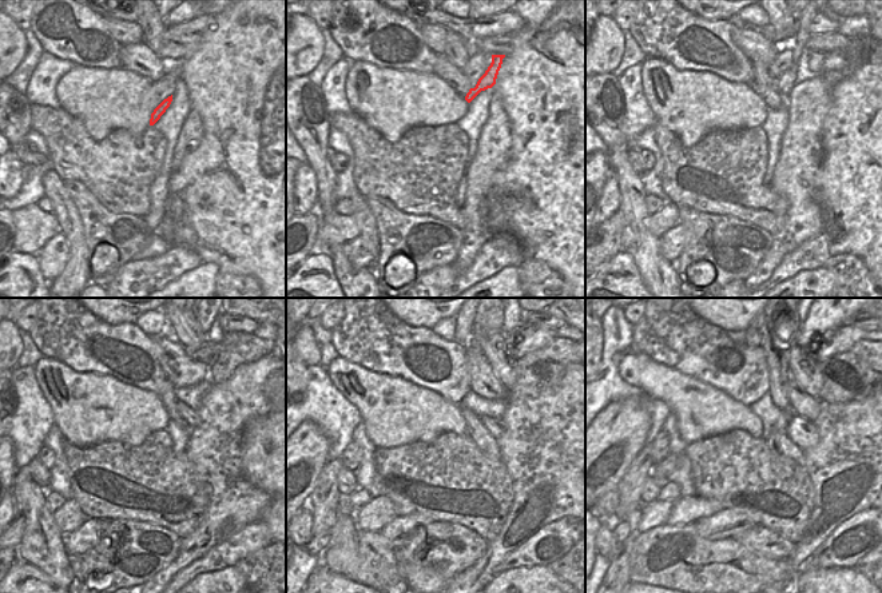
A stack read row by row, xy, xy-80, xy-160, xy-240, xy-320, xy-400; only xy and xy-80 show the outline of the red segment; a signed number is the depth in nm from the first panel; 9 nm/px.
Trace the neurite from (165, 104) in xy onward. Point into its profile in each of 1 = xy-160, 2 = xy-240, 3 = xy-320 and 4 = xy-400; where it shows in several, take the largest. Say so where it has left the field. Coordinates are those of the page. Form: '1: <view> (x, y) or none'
1: xy-160 (787, 79)
2: xy-240 (205, 325)
3: none
4: none

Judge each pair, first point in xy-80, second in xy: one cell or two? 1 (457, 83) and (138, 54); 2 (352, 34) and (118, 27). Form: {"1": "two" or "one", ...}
{"1": "one", "2": "two"}

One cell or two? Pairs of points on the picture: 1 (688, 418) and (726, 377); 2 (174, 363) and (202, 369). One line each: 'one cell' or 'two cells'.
1: two cells
2: one cell

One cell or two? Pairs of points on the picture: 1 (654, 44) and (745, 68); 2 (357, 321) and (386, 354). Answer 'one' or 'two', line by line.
1: one
2: one

